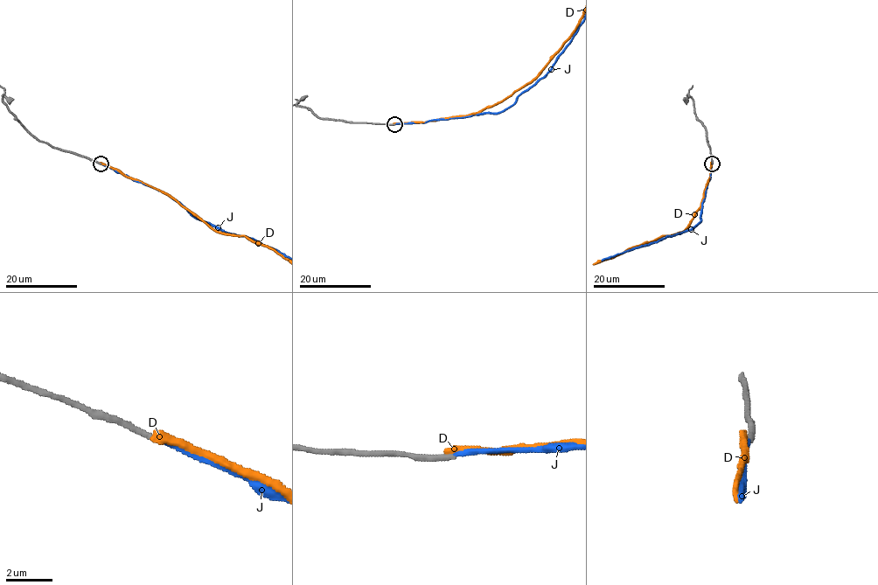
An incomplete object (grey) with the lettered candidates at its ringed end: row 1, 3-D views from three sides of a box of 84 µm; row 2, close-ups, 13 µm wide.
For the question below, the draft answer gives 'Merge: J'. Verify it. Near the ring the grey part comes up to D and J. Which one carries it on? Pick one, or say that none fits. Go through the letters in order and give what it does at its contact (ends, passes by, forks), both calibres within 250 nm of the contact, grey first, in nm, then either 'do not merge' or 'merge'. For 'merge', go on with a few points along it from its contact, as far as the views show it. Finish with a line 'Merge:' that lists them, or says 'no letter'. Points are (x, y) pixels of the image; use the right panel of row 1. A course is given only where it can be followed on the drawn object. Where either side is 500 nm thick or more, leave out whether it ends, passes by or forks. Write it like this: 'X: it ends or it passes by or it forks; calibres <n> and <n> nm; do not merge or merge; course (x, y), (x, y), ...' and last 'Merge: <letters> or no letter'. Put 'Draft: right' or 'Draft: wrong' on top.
Draft: right
D: it ends; calibres 280 and 360 nm; do not merge
J: it ends; calibres 240 and 200 nm; merge
Merge: J

